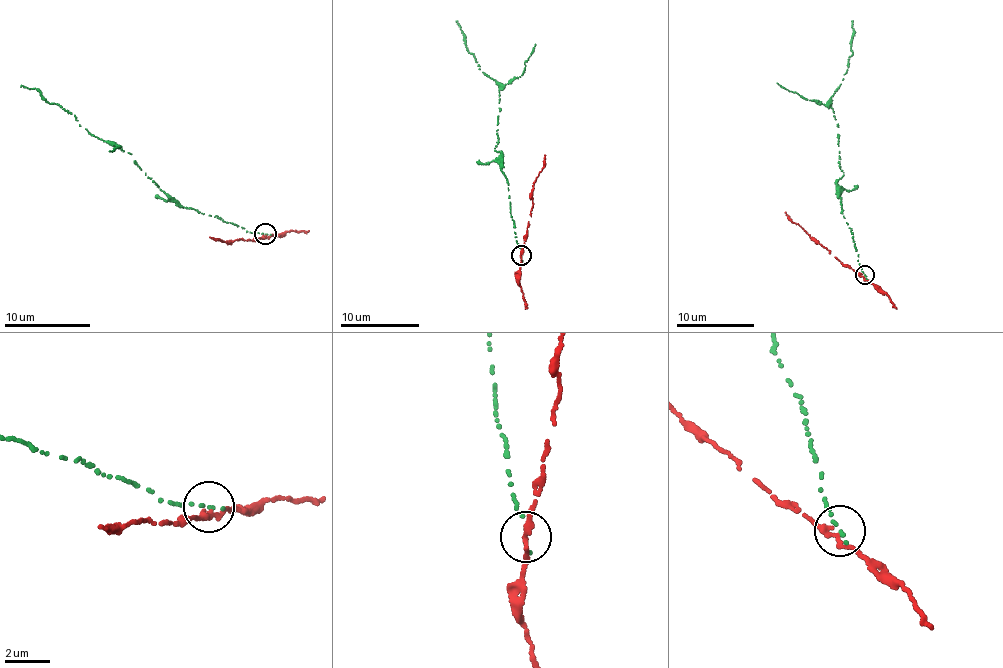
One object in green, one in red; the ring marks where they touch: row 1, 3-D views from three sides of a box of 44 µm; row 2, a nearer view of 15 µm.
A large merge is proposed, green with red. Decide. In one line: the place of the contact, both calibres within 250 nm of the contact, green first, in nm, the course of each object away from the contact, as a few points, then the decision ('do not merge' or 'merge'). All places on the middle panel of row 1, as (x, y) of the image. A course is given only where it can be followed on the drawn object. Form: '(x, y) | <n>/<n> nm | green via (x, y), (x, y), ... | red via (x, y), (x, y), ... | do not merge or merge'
(521, 255) | 160/240 nm | green via (520, 255), (499, 152), (494, 147), (499, 140), (498, 84), (480, 69), (469, 53), (457, 20) | red via (522, 255), (532, 204), (532, 191), (544, 163), (544, 154) | do not merge

